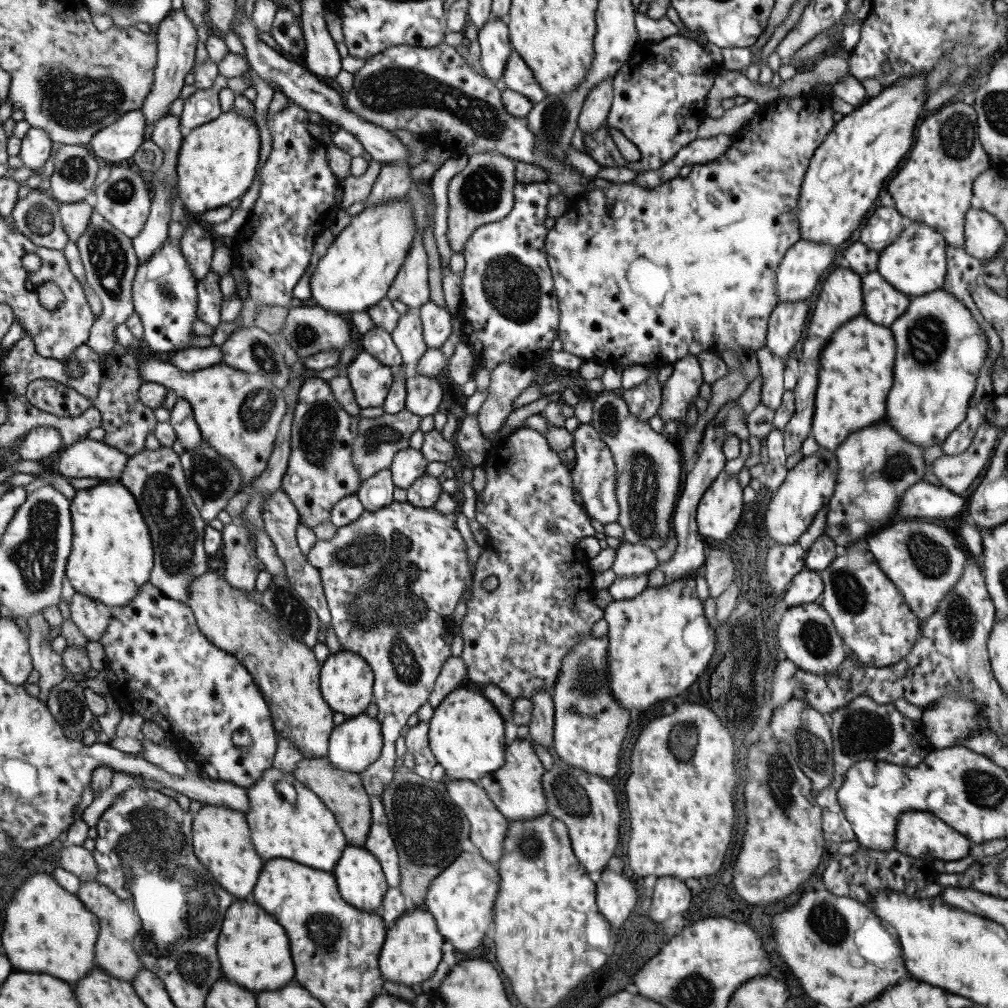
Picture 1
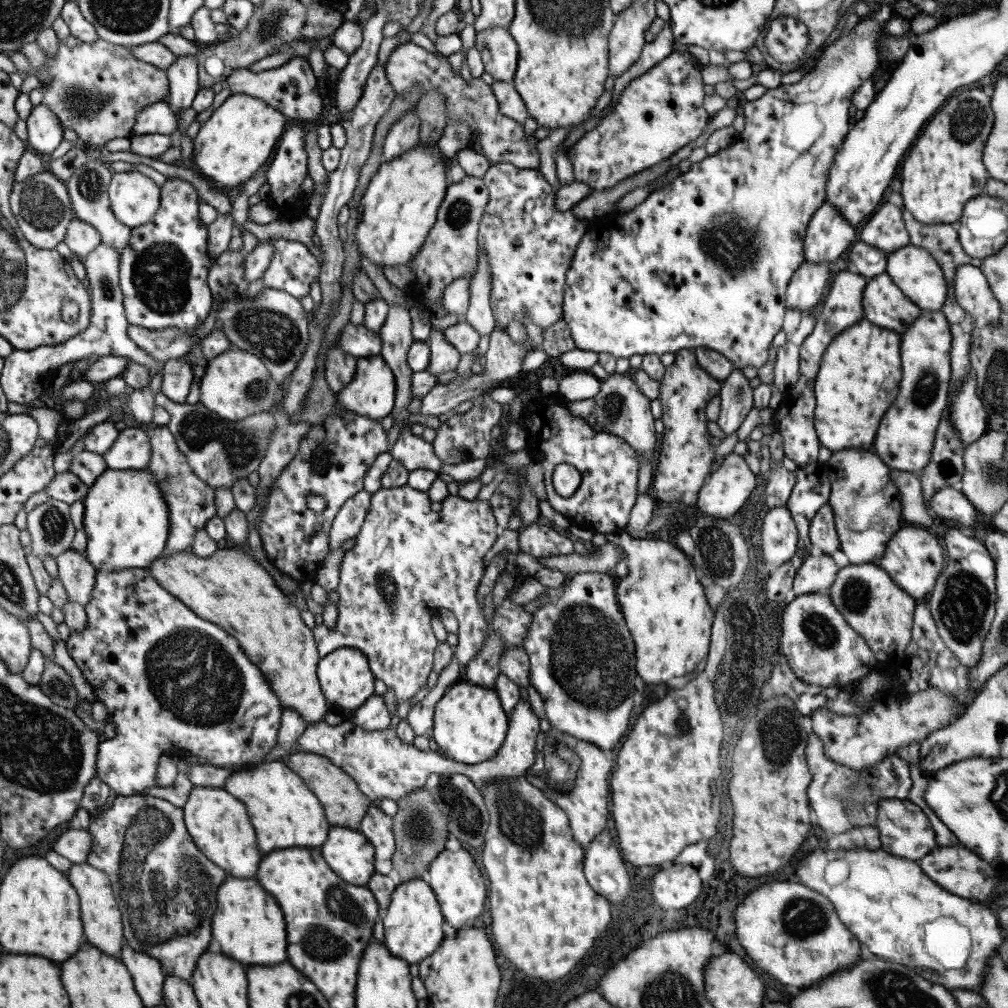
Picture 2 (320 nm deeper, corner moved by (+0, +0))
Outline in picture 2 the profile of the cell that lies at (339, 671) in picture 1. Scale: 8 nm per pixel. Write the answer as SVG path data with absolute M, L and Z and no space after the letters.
M336 648L328 655L320 657L316 666L316 677L327 705L340 712L346 710L353 712L373 694L374 676L365 655L356 648Z

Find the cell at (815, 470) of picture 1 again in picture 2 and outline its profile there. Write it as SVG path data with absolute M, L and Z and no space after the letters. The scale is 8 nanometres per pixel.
M785 505L770 508L763 517L761 558L765 568L775 568L794 555L797 548L797 533L792 516Z

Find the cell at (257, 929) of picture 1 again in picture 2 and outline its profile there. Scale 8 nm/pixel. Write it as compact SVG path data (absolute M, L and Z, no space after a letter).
M225 878L221 882L221 888L217 888L217 898L215 898L216 909L210 920L210 933L213 940L217 940L221 954L230 959L241 962L243 966L247 964L263 964L271 966L277 962L285 960L285 922L281 916L281 910L273 896L269 896L255 878Z

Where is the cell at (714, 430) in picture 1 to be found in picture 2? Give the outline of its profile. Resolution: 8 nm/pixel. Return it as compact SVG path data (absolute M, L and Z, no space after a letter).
M735 369L721 381L718 397L720 409L715 422L726 437L737 430L747 412L751 410L752 388L742 372Z

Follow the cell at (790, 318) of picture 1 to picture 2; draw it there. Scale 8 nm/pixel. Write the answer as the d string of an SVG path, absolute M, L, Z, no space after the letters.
M803 261L791 275L783 298L785 309L799 309L800 312L811 307L823 296L829 280L829 263L810 263Z

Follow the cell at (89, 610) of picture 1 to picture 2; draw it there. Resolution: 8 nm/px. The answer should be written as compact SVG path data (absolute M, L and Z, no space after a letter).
M73 549L54 556L57 576L69 600L86 607L91 598L95 572L87 557Z

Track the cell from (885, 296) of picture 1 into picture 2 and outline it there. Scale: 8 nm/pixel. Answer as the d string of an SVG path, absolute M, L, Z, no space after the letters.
M887 273L866 279L862 306L865 320L899 334L913 324L921 311L897 290Z

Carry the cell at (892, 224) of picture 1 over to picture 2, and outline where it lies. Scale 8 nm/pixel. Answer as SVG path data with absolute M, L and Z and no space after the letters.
M882 202L870 217L859 232L859 241L886 253L910 244L901 210L897 206Z

